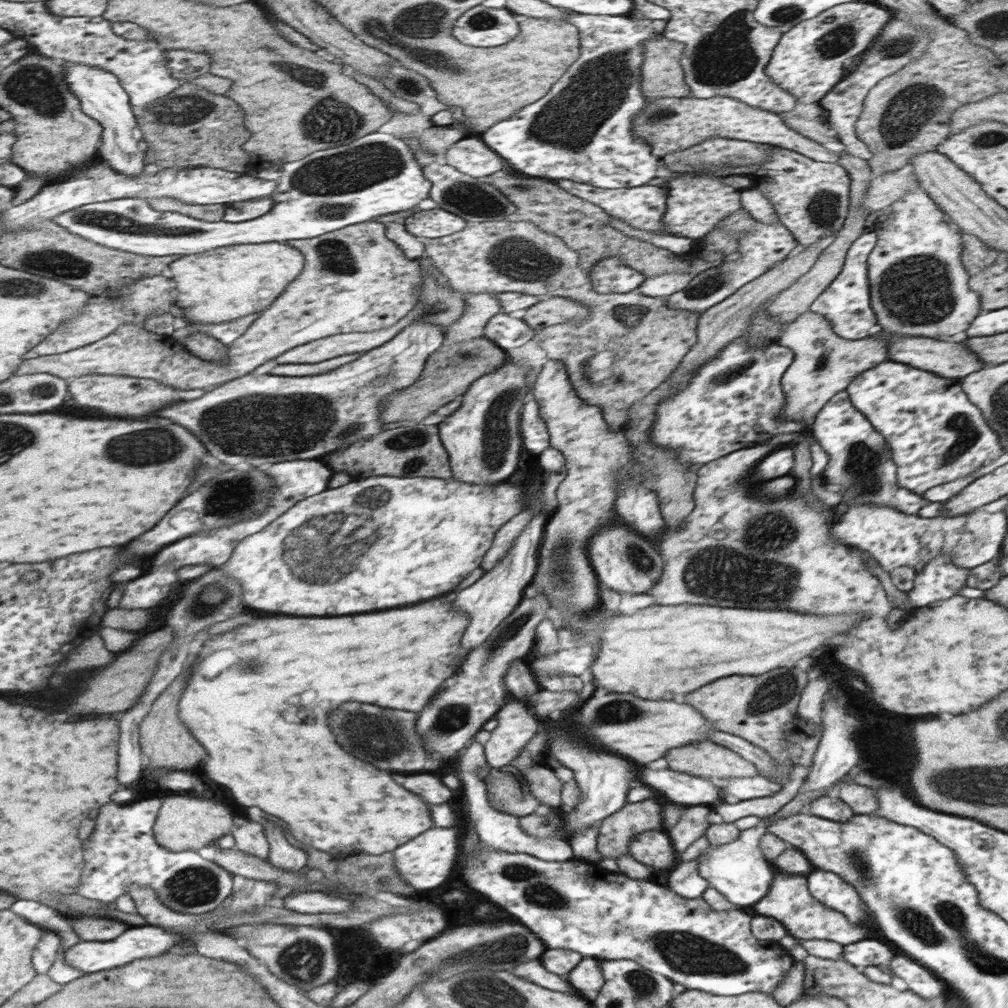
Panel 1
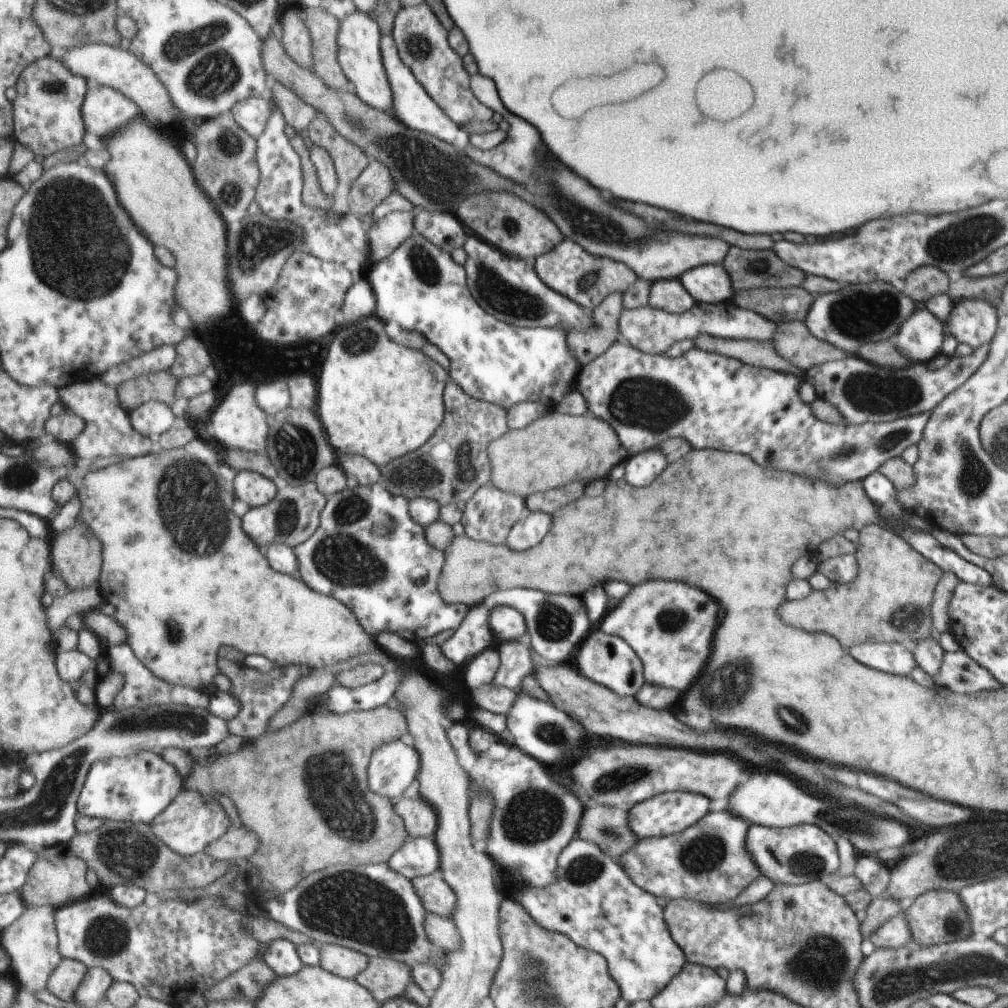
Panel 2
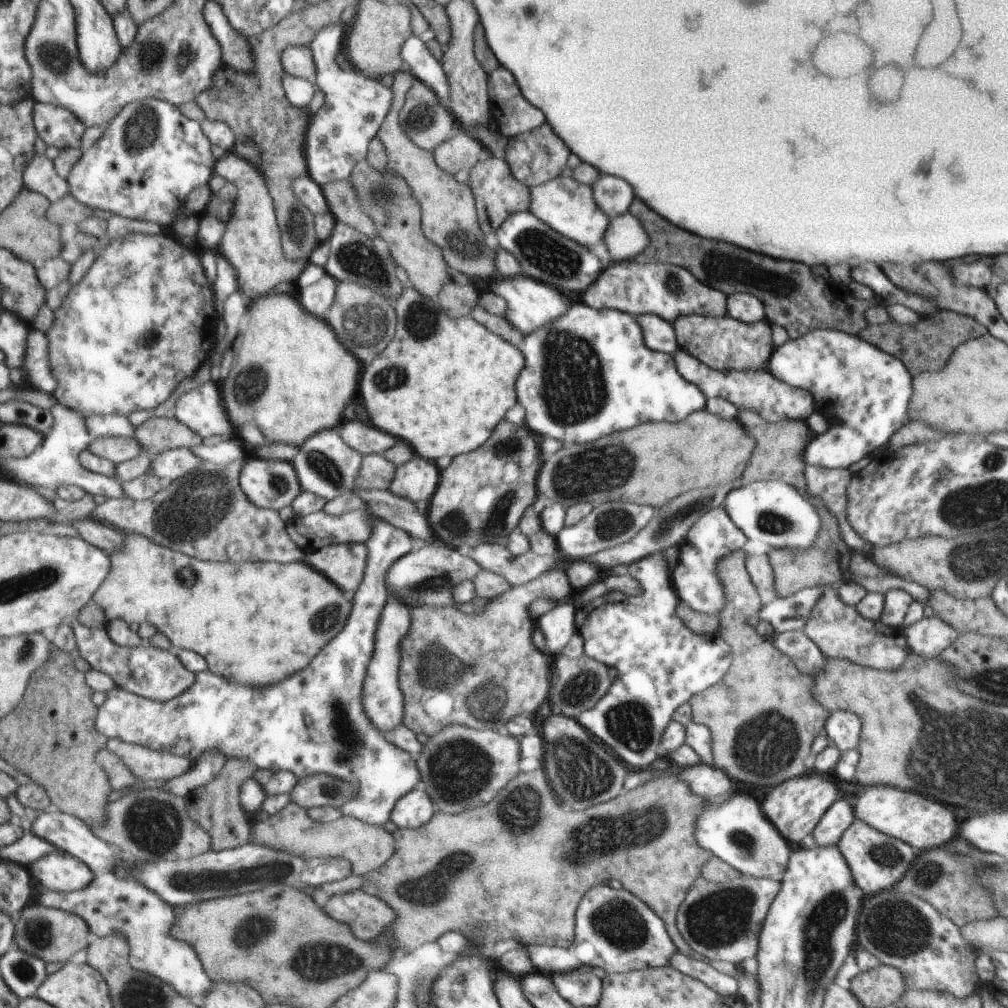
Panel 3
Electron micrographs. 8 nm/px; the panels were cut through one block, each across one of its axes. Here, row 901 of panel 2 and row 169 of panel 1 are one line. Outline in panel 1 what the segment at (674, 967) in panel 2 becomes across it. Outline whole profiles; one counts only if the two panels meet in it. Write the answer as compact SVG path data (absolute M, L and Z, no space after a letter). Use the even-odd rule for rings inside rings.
M571 12L565 15L565 22L573 24L580 31L580 56L568 66L564 76L544 97L517 110L511 117L499 120L481 133L479 138L507 164L528 177L549 179L552 182L555 179L571 180L605 190L645 185L651 178L655 178L660 158L652 153L649 142L636 138L630 125L635 111L641 109L648 100L639 90L642 84L640 68L644 62L641 56L643 40L661 34L666 21L643 18L631 20L628 16L610 17Z

